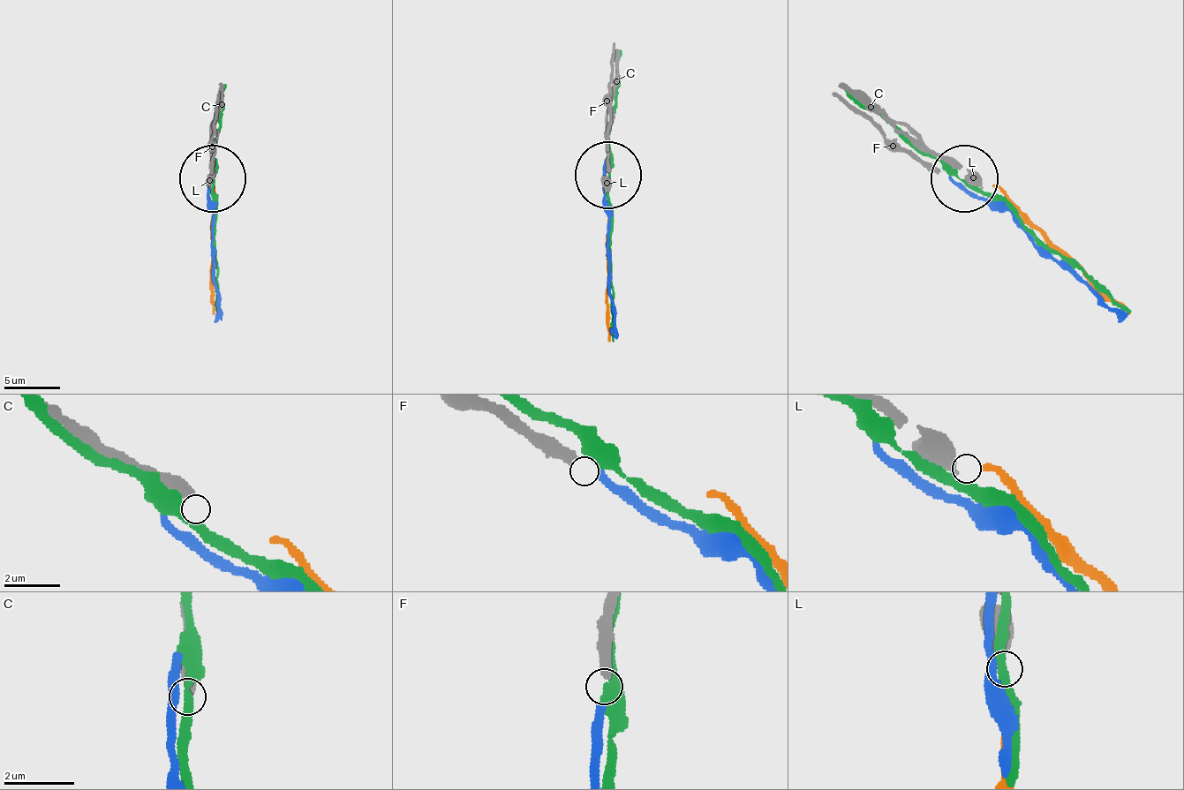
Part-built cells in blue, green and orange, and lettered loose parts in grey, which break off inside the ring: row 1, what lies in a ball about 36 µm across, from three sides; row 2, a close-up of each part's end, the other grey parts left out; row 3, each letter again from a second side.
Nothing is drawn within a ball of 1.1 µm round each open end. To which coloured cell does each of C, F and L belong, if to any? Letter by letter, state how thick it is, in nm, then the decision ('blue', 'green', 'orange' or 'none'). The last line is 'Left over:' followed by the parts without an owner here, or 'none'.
C: 400 nm thick; none
F: 360 nm thick; none
L: 360 nm thick; orange
Left over: C, F

